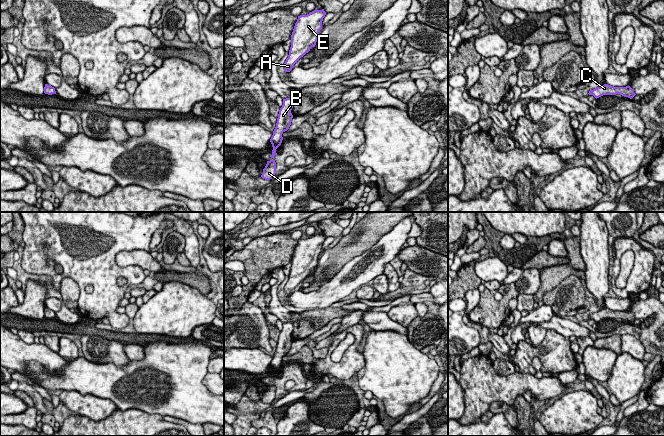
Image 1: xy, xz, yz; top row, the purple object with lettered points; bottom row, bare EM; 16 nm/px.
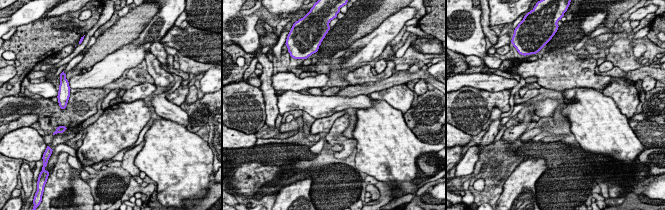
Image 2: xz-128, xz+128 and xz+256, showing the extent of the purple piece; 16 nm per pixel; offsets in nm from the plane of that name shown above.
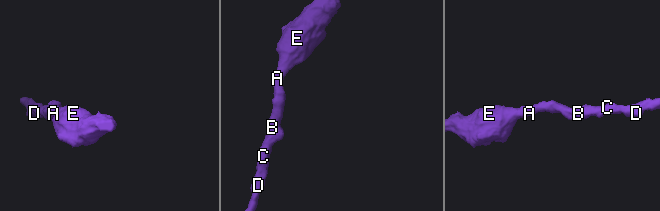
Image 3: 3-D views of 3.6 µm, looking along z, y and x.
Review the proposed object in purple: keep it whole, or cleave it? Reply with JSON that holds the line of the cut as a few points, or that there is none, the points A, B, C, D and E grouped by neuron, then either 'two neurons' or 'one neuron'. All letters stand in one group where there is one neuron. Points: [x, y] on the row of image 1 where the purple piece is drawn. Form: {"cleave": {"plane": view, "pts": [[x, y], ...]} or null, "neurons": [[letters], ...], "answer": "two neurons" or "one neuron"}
{"cleave": null, "neurons": [["A", "B", "C", "D", "E"]], "answer": "one neuron"}

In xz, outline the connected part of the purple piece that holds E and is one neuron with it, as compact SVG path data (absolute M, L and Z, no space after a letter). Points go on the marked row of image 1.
M315 9L307 15L298 16L291 35L289 55L284 63L285 72L290 72L294 64L315 47L325 15L324 9Z

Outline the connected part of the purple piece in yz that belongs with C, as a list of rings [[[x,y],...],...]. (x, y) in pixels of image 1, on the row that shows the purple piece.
[[[604,84],[593,90],[590,90],[588,94],[593,95],[596,99],[603,95],[616,95],[616,94],[620,94],[624,97],[632,99],[636,95],[634,93],[634,90],[630,86],[614,87],[608,84]]]

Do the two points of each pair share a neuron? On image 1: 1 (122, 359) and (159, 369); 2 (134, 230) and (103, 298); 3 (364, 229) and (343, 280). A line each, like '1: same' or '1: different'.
1: different
2: same
3: different

